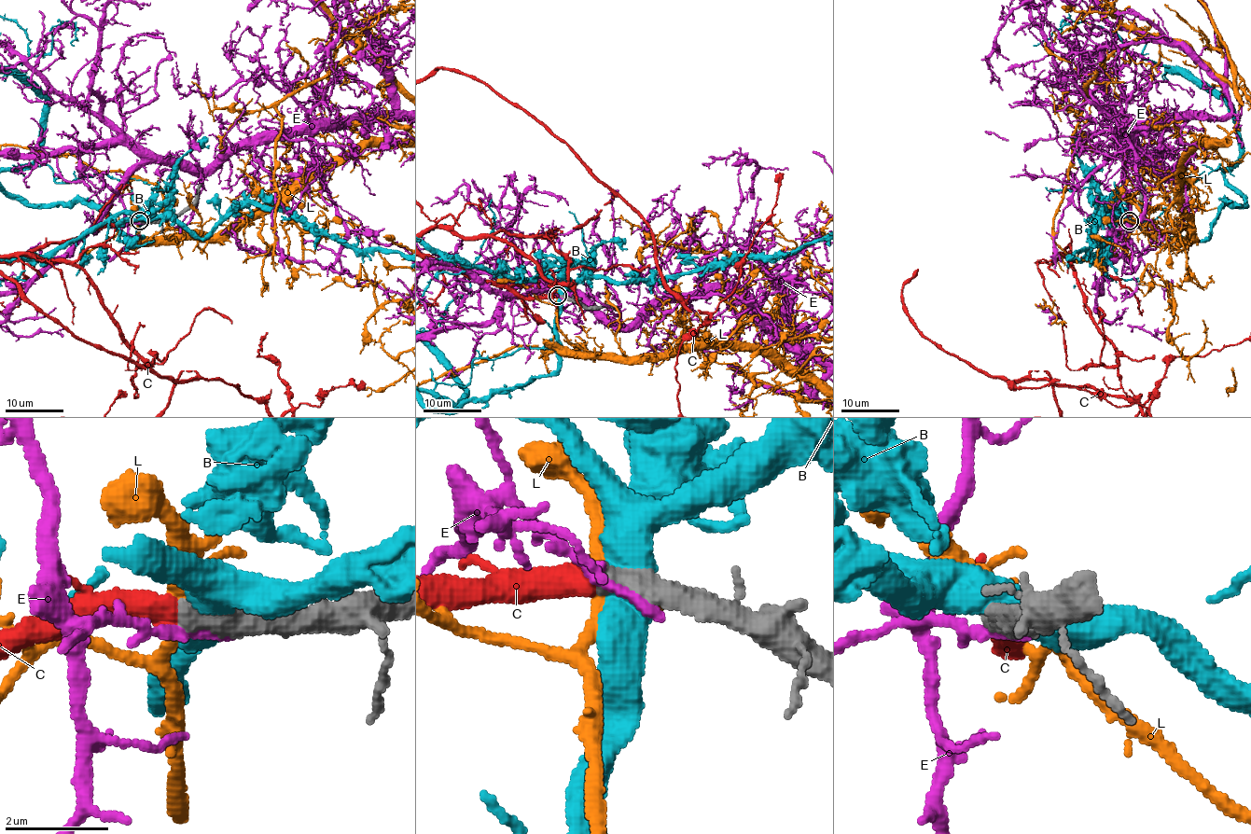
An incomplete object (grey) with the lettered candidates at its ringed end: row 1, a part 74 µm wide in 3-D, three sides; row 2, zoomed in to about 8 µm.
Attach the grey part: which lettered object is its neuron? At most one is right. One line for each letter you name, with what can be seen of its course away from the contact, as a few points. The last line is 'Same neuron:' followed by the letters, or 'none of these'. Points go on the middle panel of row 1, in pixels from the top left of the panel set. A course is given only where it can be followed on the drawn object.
Same neuron: C

